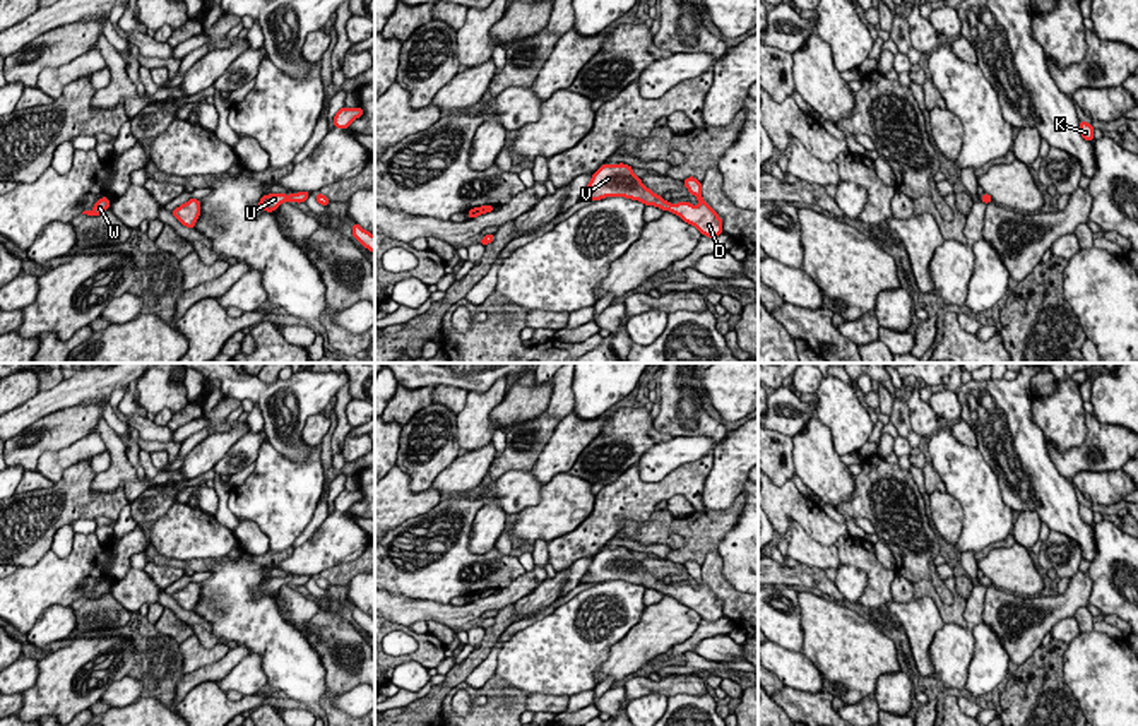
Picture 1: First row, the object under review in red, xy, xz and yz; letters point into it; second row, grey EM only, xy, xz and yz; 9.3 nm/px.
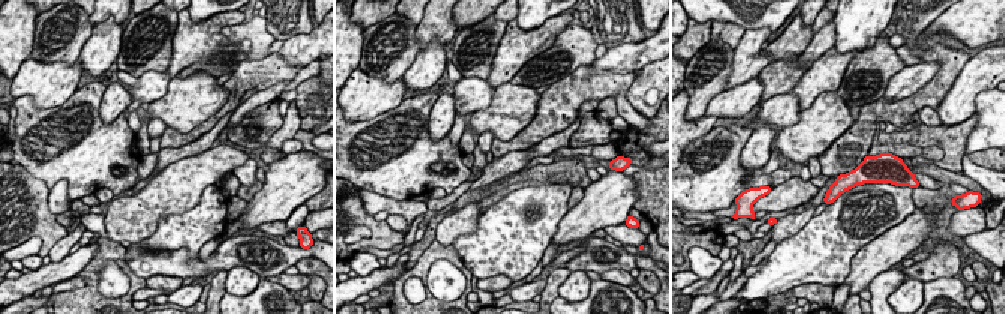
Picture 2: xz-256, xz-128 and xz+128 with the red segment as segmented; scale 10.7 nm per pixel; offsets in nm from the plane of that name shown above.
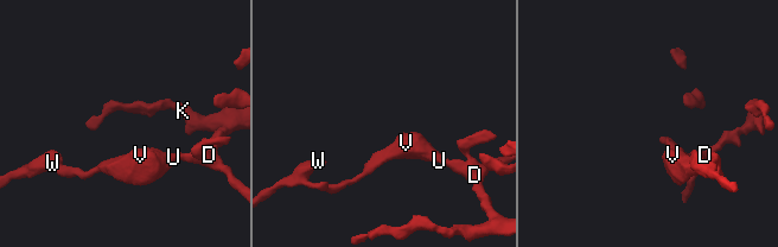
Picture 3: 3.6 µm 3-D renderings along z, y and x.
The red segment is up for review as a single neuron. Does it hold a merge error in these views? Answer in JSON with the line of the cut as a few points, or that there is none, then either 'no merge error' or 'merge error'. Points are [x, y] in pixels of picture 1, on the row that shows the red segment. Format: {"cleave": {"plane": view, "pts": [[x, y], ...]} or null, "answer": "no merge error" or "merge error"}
{"cleave": null, "answer": "no merge error"}

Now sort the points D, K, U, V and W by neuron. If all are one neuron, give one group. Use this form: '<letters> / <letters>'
D K U V W

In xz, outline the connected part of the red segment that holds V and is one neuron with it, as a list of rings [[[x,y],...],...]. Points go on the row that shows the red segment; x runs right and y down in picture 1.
[[[602,164],[587,185],[590,192],[584,200],[601,200],[606,197],[625,197],[643,202],[645,205],[655,205],[662,211],[669,211],[679,216],[685,223],[695,226],[702,235],[715,238],[722,233],[722,217],[703,200],[702,182],[688,176],[685,187],[691,195],[698,199],[698,207],[690,202],[669,204],[661,195],[647,188],[638,176],[633,175],[633,168],[628,164]]]

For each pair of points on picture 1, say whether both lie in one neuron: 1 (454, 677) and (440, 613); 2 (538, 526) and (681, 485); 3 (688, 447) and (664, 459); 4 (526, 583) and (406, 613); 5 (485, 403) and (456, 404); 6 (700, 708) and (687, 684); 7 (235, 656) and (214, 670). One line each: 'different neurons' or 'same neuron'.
1: different neurons
2: different neurons
3: same neuron
4: same neuron
5: different neurons
6: different neurons
7: same neuron

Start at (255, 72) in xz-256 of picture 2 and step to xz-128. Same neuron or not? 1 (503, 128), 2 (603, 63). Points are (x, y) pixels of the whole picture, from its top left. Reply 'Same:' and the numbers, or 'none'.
Same: none

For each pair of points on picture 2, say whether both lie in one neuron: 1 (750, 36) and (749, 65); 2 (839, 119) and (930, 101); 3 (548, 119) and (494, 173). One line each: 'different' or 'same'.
1: same
2: different
3: different

